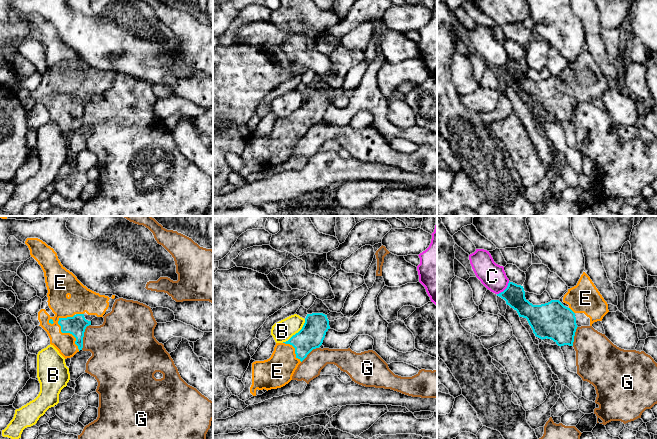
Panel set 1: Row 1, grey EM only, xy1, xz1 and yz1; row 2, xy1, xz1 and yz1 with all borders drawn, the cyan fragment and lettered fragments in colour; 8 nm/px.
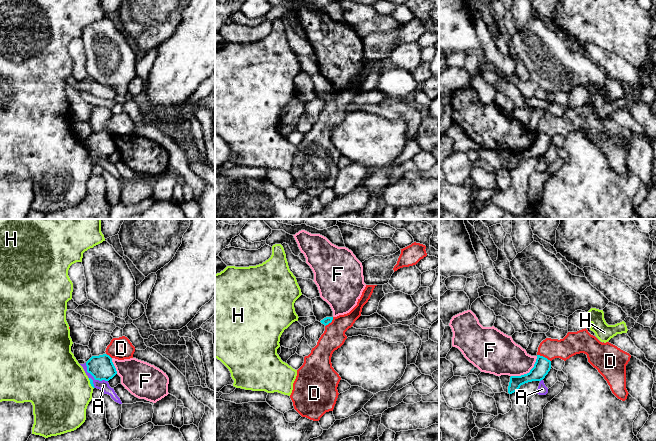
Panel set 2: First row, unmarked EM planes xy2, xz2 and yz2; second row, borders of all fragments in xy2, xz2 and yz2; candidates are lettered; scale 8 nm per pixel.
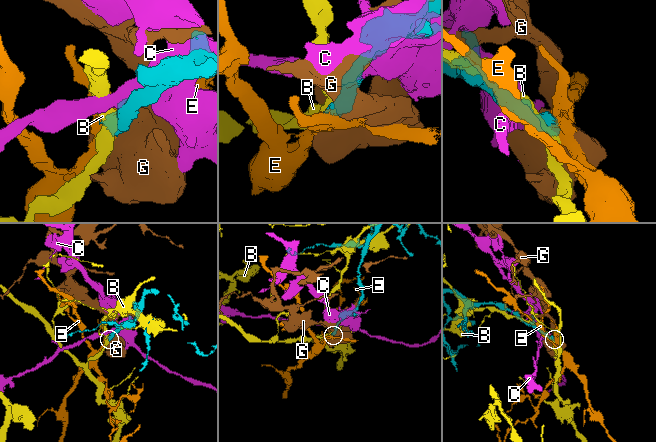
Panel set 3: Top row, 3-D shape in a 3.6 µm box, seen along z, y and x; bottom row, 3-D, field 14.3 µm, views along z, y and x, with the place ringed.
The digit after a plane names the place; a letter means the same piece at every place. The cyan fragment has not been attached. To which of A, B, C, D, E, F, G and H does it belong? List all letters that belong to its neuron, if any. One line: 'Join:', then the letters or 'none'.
Join: E

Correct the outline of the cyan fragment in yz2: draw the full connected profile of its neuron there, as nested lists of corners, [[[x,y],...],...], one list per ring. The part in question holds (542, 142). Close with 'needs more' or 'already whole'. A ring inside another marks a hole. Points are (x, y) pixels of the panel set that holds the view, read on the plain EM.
[[[537,131],[534,143],[530,146],[529,149],[521,152],[510,153],[508,169],[512,170],[516,168],[520,164],[520,162],[525,159],[543,156],[550,147],[550,145],[551,137],[543,132]]]; already whole

